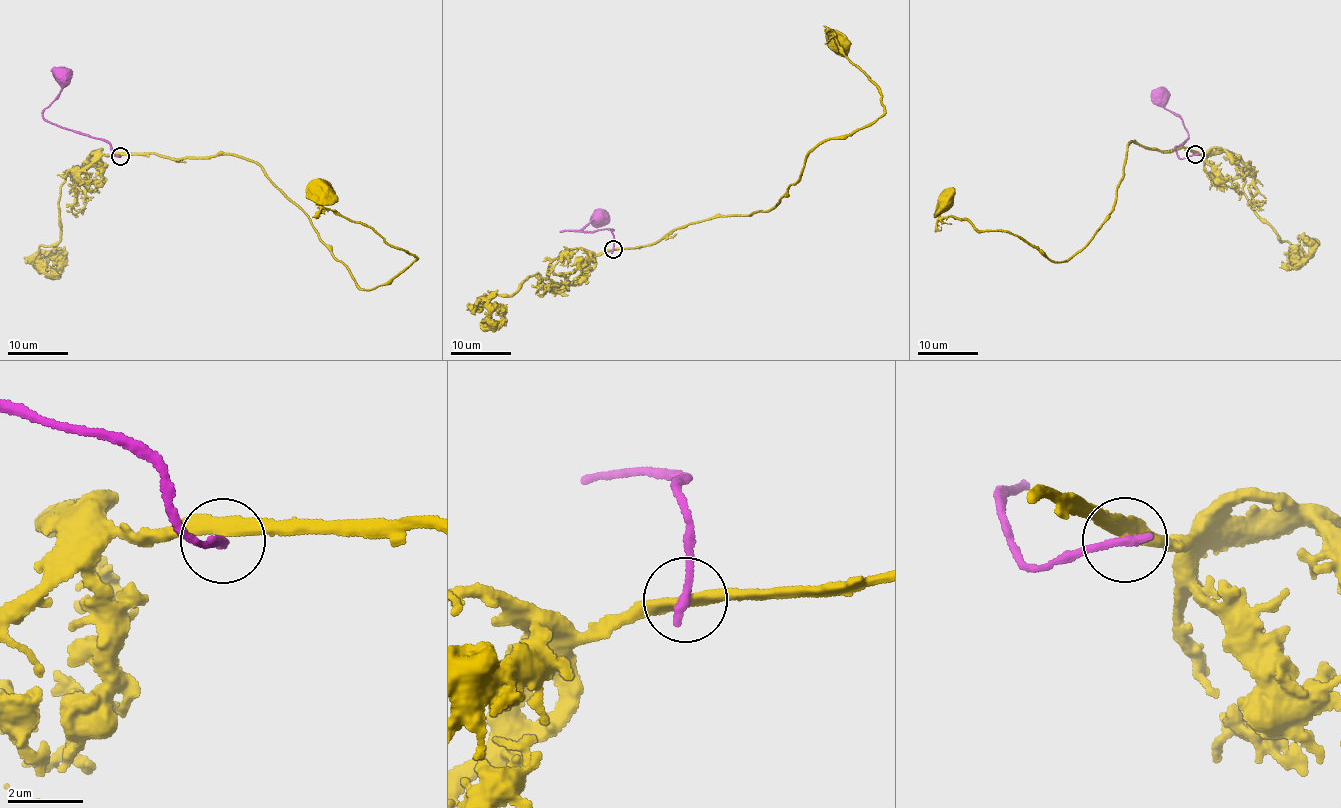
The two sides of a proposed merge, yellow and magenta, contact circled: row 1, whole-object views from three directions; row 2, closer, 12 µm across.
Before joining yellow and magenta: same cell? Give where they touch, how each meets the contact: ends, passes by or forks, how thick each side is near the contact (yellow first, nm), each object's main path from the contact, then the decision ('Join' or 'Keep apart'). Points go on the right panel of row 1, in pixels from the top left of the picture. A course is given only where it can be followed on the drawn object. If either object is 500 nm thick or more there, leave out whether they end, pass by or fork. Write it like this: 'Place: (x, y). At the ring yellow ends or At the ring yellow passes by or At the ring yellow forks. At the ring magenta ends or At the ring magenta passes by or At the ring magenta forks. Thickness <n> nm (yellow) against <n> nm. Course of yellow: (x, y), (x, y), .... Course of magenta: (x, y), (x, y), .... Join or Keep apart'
Place: (1195, 154). At the ring yellow passes by. At the ring magenta ends. Thickness 320 nm (yellow) against 280 nm. Course of yellow: (1196, 153), (1131, 140), (1113, 212), (1090, 243), (1059, 262), (1006, 231), (941, 217), (946, 201). Course of magenta: (1196, 155), (1180, 159), (1175, 147), (1187, 142), (1187, 131), (1181, 119), (1165, 107), (1165, 95), (1156, 88). Keep apart

